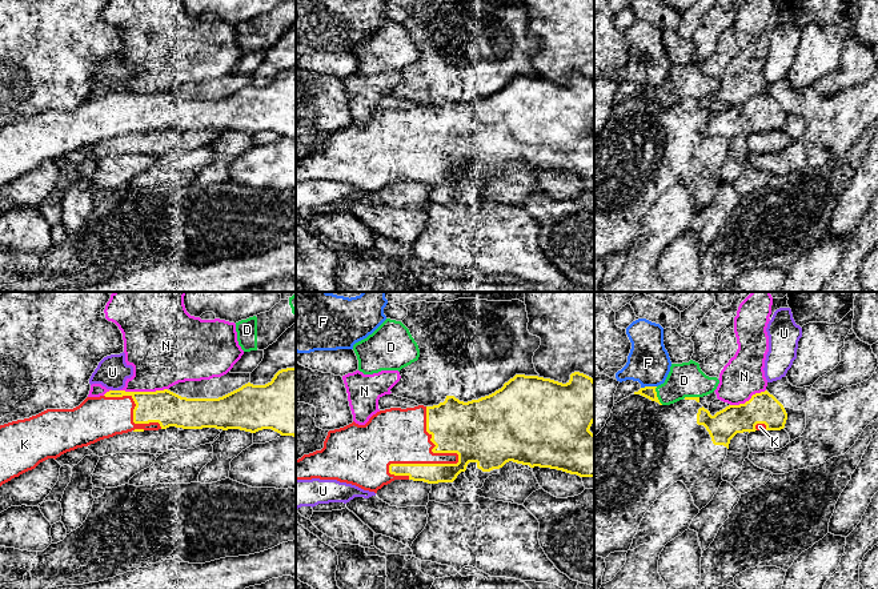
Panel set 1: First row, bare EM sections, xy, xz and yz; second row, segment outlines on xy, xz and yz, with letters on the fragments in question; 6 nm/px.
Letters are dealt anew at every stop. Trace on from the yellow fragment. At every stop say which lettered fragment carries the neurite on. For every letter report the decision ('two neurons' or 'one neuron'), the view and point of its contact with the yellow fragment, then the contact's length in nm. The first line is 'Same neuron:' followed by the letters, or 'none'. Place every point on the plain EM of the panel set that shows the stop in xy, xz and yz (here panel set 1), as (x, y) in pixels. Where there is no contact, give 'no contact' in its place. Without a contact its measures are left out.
Same neuron: K
D: two neurons; meets yellow in yz at (656, 97); contact 120 nm long
F: two neurons; meets yellow in yz at (648, 88); contact 100 nm long
K: one neuron; meets yellow in xz at (457, 164); contact 460 nm long
N: two neurons; meets yellow in xy at (143, 93); contact 280 nm long
U: two neurons; meets yellow in xy at (116, 92); contact 50 nm long

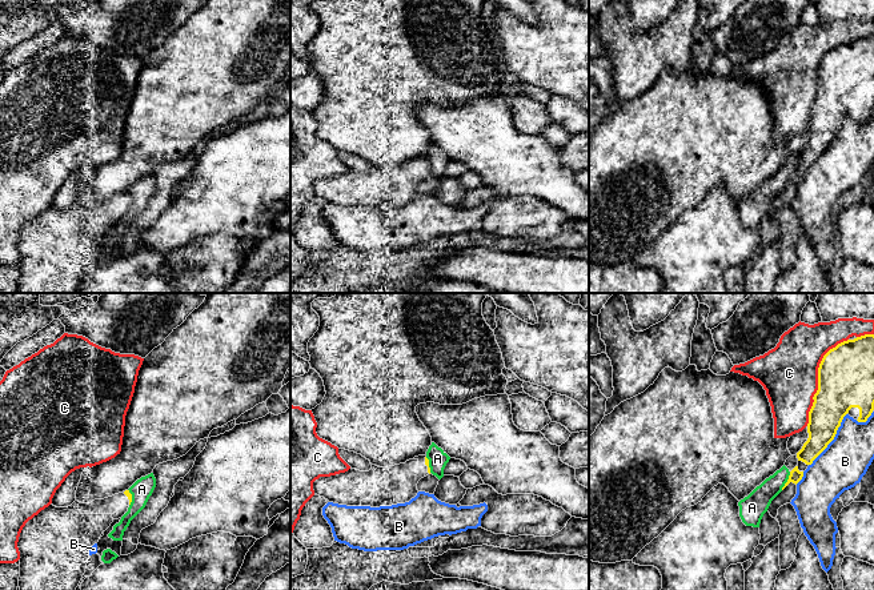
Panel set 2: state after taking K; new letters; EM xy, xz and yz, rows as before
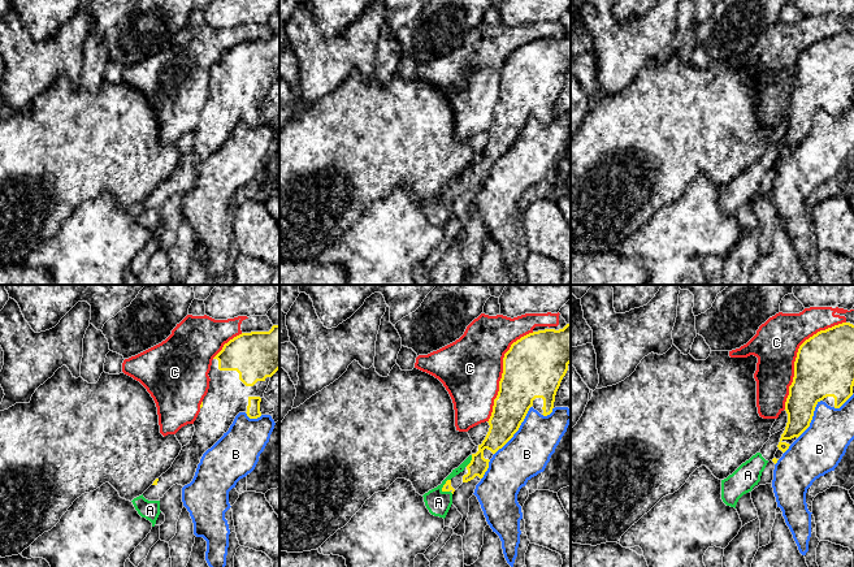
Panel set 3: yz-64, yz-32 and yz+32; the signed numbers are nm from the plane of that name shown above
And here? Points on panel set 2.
Same neuron: none
A: two neurons; meets yellow in yz at (788, 183); contact 130 nm long
B: two neurons; meets yellow in yz at (833, 140); contact 400 nm long
C: two neurons; meets yellow in yz at (818, 80); contact 600 nm long

